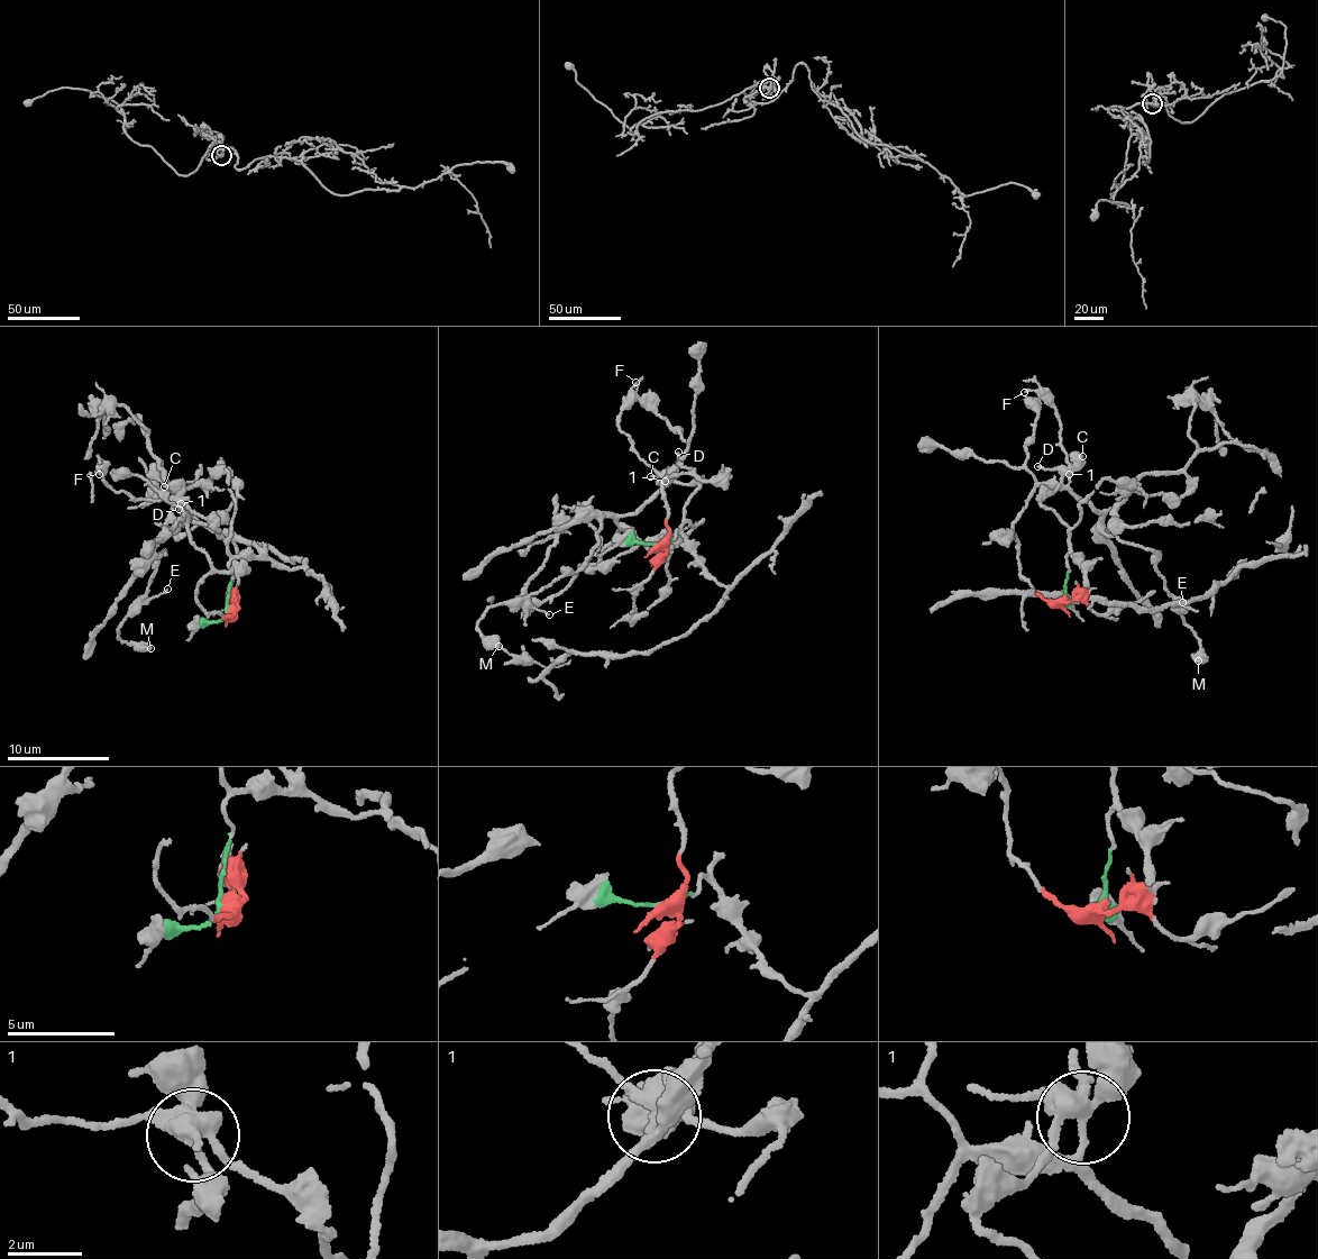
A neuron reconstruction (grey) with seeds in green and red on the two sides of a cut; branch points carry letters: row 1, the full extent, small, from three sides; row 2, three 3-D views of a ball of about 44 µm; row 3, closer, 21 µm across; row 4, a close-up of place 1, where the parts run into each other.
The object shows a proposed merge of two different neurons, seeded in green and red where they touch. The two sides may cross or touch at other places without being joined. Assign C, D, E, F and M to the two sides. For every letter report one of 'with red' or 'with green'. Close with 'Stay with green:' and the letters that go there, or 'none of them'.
C: with red
D: with green
E: with red
F: with green
M: with red
Stay with green: D, F

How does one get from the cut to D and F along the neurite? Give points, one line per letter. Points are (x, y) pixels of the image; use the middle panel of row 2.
D: (657, 545), (674, 538), (686, 519), (685, 507), (695, 483), (680, 483), (671, 473), (678, 452)
F: (657, 545), (674, 538), (683, 528), (688, 496), (696, 487), (653, 472), (620, 430), (624, 400), (637, 383)

